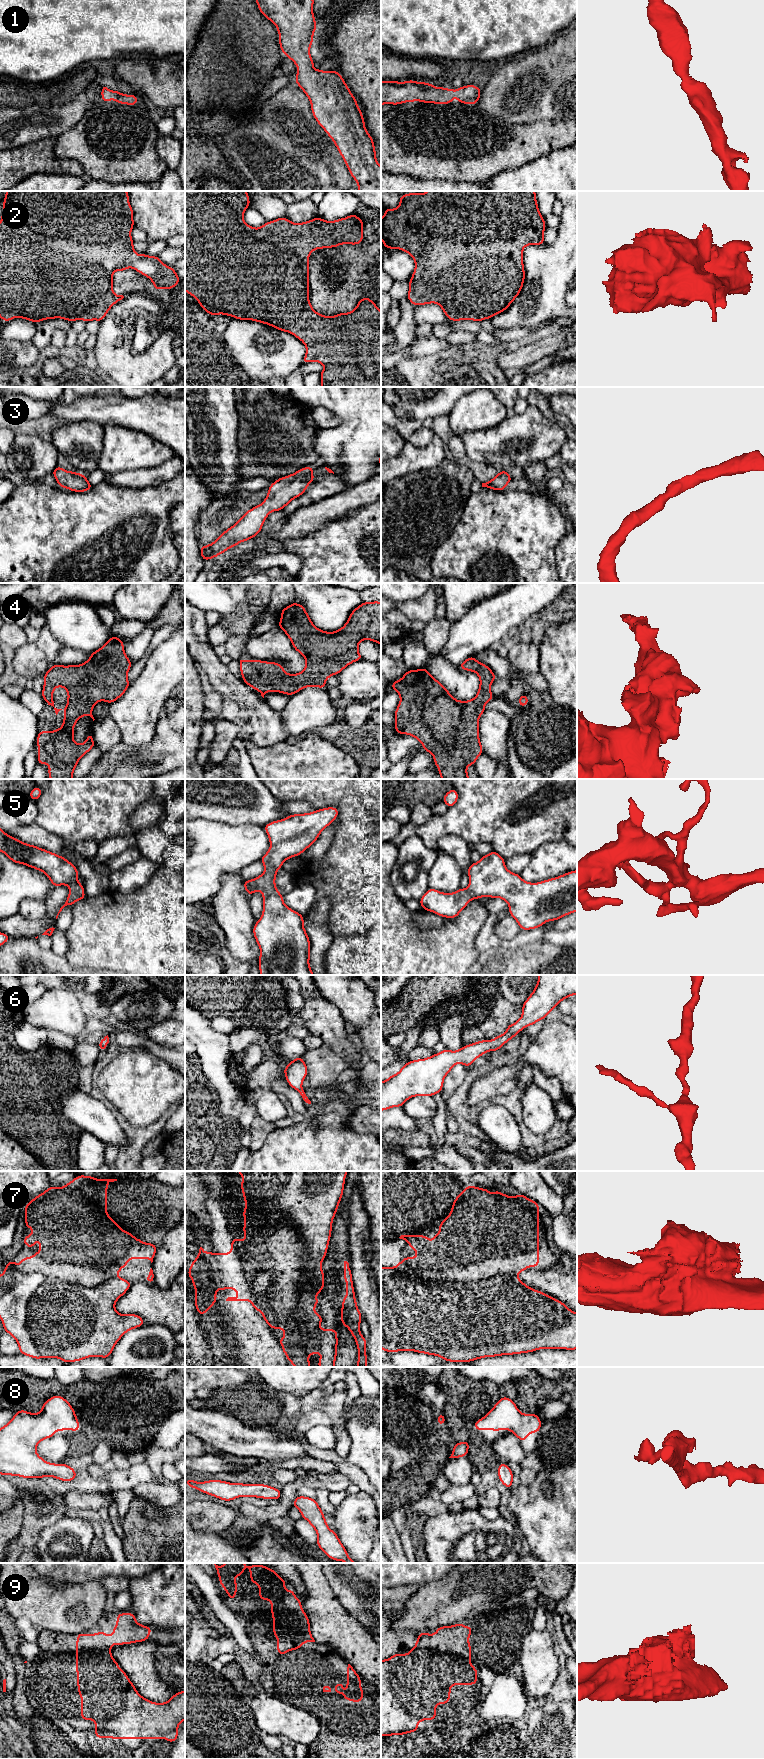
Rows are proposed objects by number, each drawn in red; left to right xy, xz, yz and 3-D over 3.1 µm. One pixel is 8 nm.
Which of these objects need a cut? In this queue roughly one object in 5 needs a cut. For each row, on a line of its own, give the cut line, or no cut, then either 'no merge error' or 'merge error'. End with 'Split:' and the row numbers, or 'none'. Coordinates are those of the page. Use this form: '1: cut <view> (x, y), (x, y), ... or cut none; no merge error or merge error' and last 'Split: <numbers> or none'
1: cut none; no merge error
2: cut none; no merge error
3: cut none; no merge error
4: cut none; no merge error
5: cut none; no merge error
6: cut none; no merge error
7: cut xz (243, 1227), (287, 1224), (303, 1241), (304, 1287), (290, 1314); merge error
8: cut none; no merge error
9: cut xz (271, 1613), (283, 1615), (276, 1621), (309, 1630); merge error
Split: 7, 9

